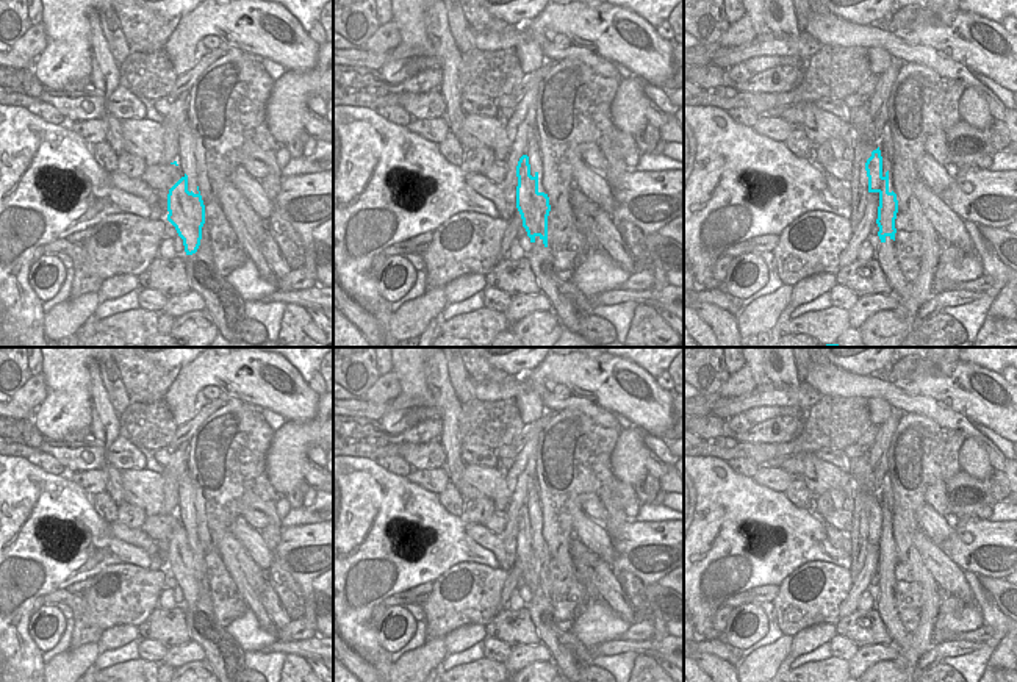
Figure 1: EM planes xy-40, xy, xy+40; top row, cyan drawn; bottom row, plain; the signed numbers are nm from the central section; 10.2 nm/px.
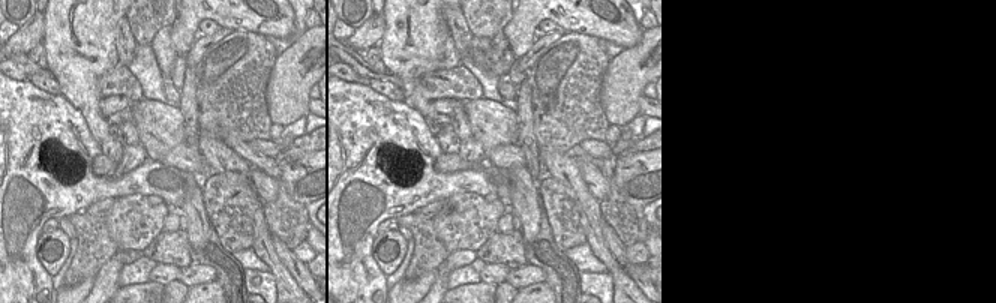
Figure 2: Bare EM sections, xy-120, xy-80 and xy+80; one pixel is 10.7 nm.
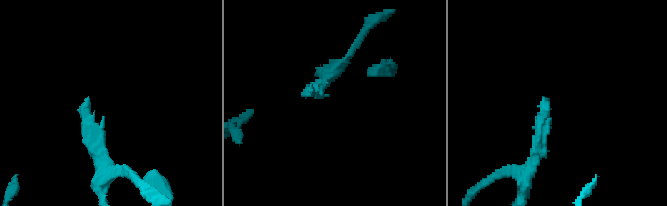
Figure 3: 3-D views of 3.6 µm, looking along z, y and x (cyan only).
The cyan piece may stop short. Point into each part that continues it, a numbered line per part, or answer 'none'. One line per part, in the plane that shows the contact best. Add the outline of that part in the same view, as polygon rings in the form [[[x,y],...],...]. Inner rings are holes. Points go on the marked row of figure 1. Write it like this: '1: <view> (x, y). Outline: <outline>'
none.

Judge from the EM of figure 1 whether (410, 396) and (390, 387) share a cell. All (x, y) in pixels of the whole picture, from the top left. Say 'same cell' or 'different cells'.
different cells

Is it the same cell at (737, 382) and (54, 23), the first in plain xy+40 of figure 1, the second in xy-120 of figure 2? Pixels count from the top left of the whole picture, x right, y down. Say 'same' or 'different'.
different

